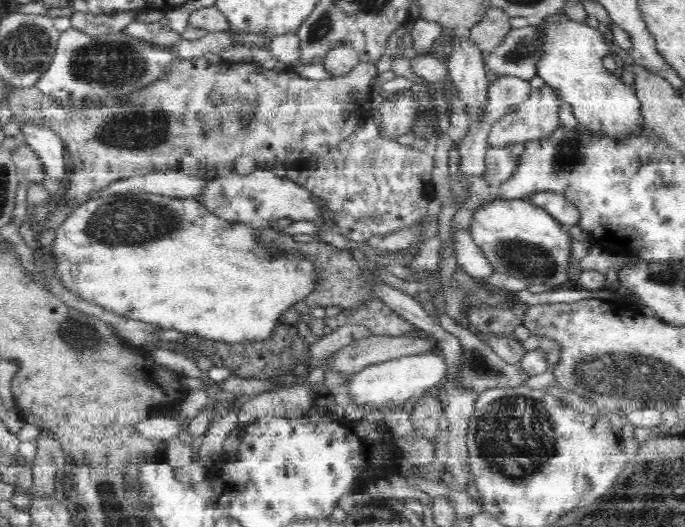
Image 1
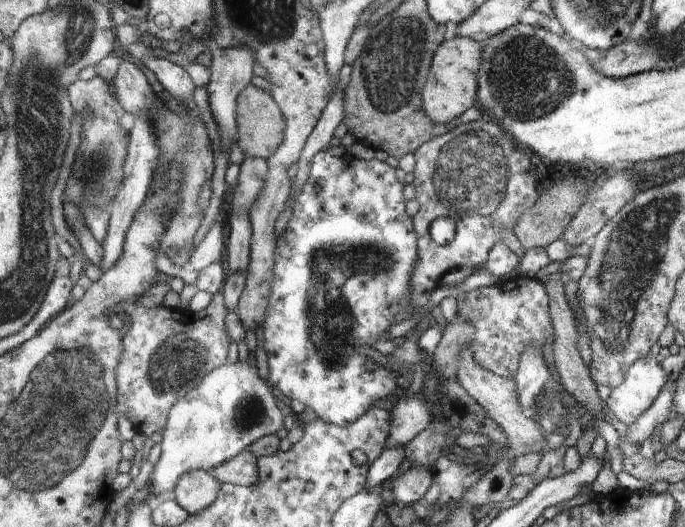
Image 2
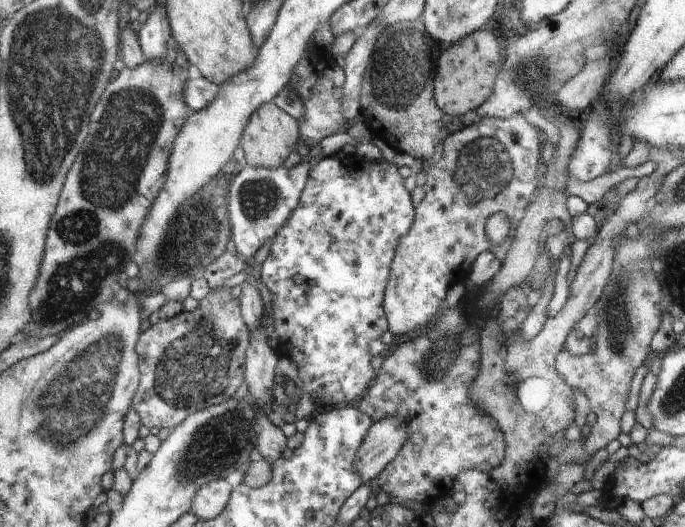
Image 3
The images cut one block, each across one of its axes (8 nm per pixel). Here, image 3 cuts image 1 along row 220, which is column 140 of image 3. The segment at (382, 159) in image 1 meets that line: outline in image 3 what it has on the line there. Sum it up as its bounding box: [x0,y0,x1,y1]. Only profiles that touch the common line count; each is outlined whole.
[133,252,250,429]

